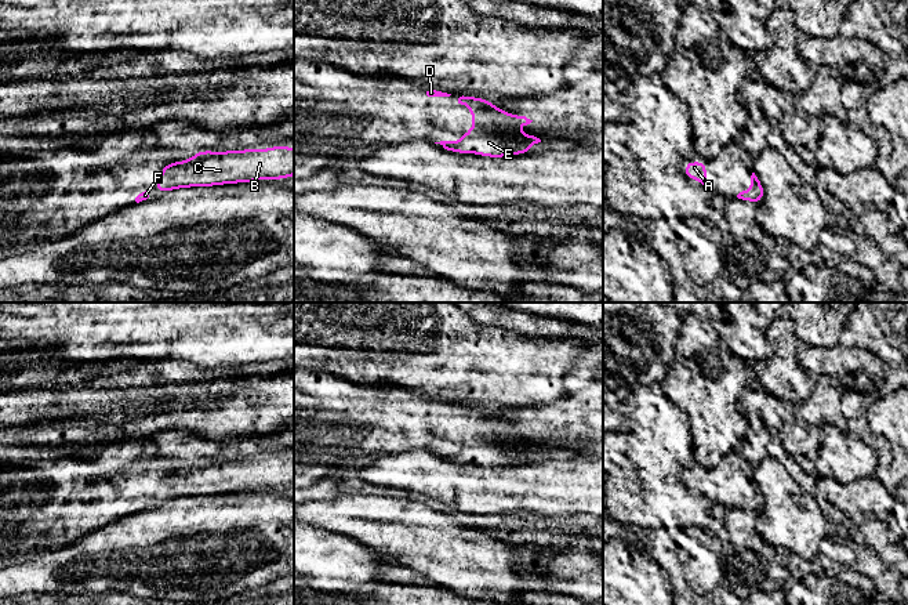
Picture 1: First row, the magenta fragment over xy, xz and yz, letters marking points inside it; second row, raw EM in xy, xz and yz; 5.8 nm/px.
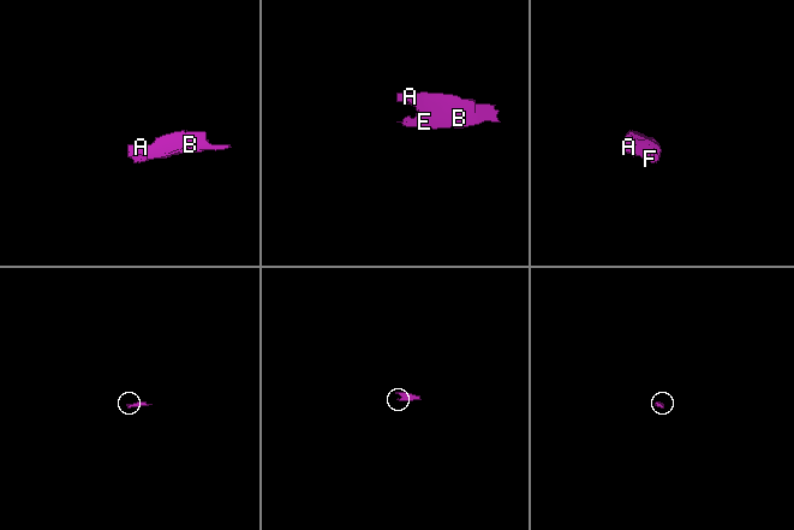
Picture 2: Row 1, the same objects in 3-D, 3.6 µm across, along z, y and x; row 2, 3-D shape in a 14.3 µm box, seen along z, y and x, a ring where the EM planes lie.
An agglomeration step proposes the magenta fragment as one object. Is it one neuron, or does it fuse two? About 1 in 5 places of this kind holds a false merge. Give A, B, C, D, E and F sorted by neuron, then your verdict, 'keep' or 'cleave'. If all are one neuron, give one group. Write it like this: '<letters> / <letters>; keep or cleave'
A B C D E F; keep

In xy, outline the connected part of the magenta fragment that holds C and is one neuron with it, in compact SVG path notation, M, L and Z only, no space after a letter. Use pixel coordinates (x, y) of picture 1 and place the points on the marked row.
M294 148L200 151L189 160L163 166L155 188L166 193L179 188L215 186L294 175Z

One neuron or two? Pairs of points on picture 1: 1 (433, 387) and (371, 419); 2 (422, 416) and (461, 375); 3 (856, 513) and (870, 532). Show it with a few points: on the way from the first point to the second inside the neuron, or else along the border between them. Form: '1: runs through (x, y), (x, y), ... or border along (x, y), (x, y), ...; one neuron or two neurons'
1: border along (405, 386), (428, 399), (440, 399), (451, 405); two neurons
2: border along (409, 388), (417, 390), (428, 399); two neurons
3: border along (883, 521), (867, 517), (859, 525); two neurons

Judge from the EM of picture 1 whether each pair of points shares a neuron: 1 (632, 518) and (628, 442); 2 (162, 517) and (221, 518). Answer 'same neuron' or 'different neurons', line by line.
1: same neuron
2: same neuron

